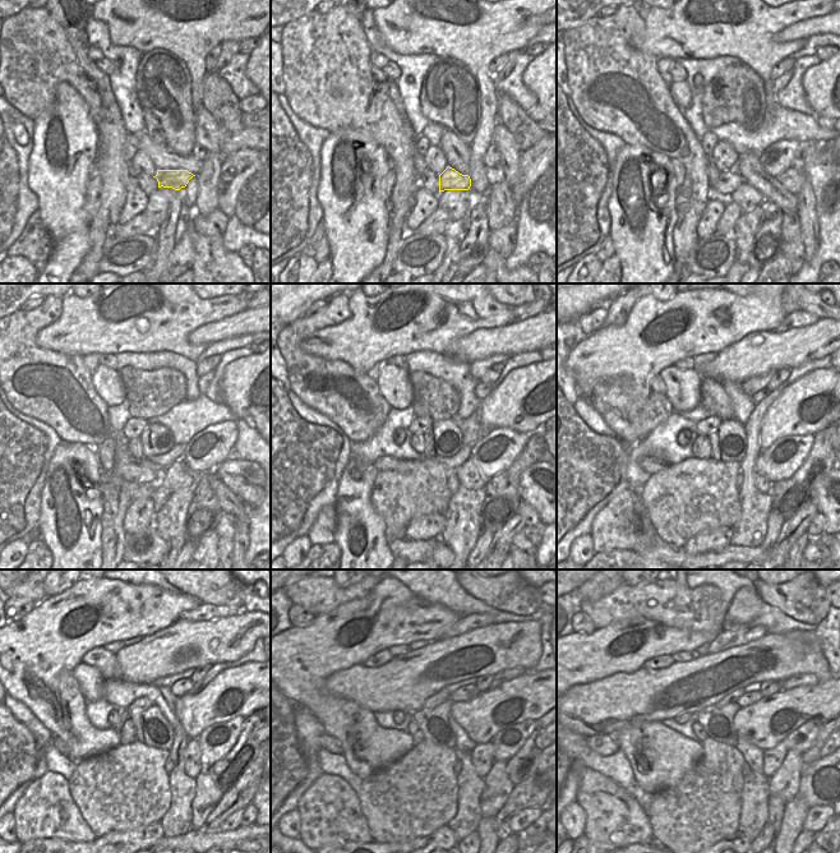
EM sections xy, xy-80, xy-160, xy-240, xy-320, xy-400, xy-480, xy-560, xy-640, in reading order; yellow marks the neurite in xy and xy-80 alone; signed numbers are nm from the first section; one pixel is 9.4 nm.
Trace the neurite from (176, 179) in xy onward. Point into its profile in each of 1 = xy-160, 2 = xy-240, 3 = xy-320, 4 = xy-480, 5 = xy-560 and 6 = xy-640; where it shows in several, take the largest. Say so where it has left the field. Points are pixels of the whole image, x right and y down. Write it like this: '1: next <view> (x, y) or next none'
1: next xy-160 (728, 181)
2: next xy-240 (146, 471)
3: next xy-320 (383, 464)
4: next xy-480 (60, 745)
5: next xy-560 (332, 745)
6: next xy-640 (605, 746)

